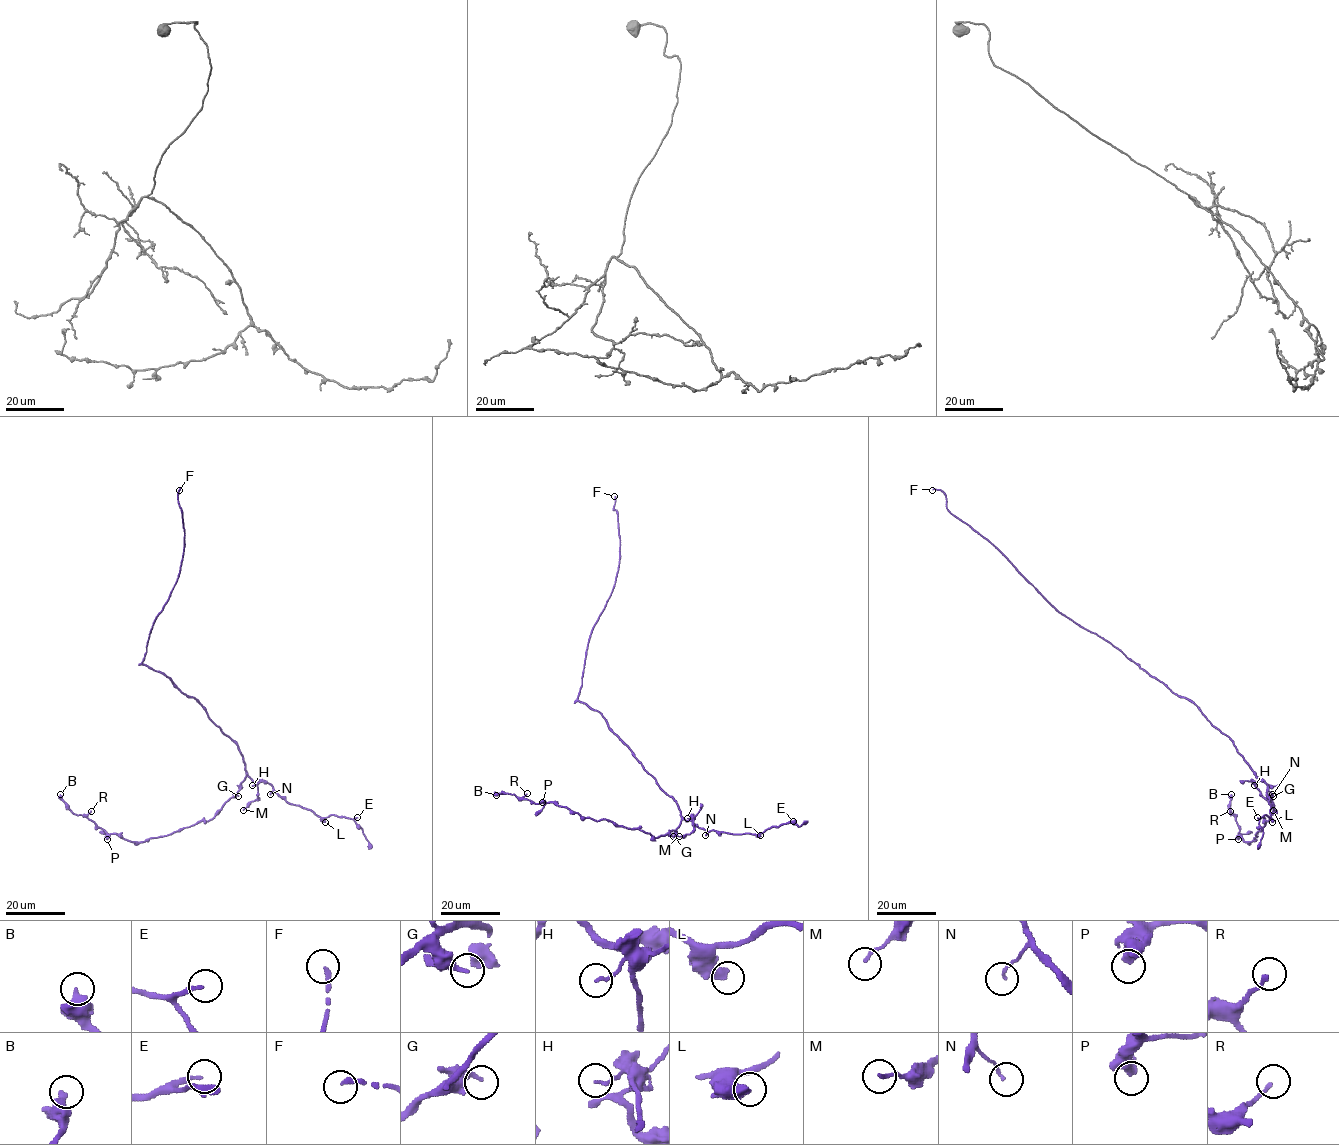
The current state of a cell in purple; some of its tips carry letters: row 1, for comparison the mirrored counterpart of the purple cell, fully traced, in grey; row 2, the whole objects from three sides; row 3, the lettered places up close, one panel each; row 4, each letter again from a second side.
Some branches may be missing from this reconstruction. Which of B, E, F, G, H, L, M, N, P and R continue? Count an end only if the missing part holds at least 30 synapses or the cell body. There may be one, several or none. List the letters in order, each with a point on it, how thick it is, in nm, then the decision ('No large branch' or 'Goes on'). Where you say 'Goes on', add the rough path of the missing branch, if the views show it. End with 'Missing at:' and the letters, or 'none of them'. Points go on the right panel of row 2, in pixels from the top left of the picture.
B: Place: (1231, 794). Thickness 500 nm. No large branch
E: Place: (1257, 817). Thickness 170 nm. Goes on. Course of what is missing: (1257, 817), (1251, 817), (1243, 811), (1230, 785), (1231, 774)
F: Place: (932, 490). Thickness 220 nm. No large branch
G: Place: (1273, 796). Thickness 240 nm. No large branch
H: Place: (1254, 785). Thickness 120 nm. No large branch
L: Place: (1272, 822). Thickness 480 nm. No large branch
M: Place: (1273, 810). Thickness 130 nm. No large branch
N: Place: (1272, 794). Thickness 110 nm. No large branch
P: Place: (1238, 839). Thickness 500 nm. No large branch
R: Place: (1230, 811). Thickness 160 nm. No large branch
Missing at: E

